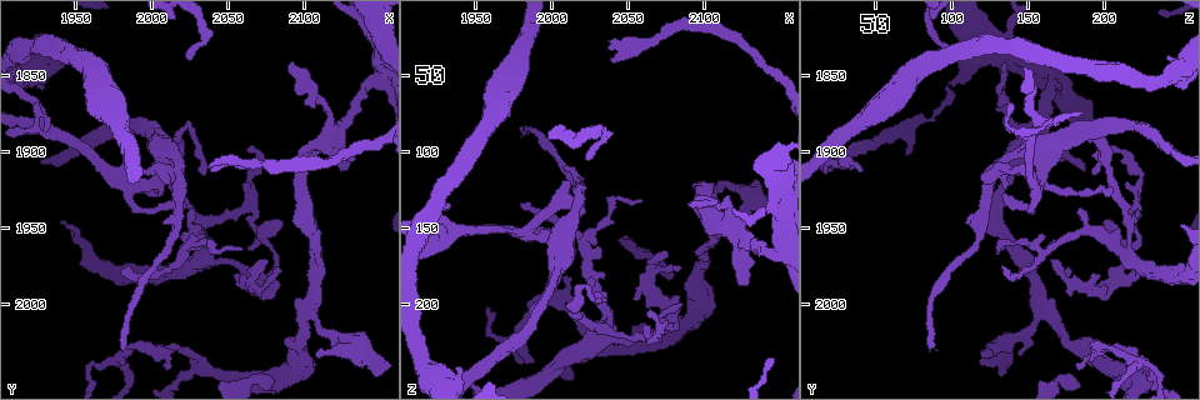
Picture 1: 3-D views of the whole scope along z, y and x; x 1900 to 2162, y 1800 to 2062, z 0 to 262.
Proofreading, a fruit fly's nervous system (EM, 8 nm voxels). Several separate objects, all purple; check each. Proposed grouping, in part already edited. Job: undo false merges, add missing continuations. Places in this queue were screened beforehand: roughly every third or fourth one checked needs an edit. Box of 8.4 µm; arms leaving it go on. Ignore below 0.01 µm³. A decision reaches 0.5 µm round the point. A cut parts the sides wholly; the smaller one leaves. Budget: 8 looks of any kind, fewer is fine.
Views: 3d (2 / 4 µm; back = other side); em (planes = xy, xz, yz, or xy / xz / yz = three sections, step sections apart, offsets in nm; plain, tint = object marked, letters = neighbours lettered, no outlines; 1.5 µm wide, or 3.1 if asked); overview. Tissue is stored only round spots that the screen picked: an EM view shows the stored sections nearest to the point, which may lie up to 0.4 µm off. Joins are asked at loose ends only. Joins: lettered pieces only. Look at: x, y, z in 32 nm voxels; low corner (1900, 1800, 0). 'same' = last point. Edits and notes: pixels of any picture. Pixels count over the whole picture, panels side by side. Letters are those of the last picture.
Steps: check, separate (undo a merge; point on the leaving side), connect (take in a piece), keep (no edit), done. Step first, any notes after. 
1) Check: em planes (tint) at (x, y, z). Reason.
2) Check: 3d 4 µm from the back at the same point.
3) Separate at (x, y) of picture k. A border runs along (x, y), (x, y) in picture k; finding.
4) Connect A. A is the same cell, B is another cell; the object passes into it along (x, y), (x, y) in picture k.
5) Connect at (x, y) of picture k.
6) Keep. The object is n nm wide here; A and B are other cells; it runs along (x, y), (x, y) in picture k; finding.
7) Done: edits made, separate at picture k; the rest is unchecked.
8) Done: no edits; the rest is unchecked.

Check: 3d 2 µm at (2018, 1928, 132). An open end.

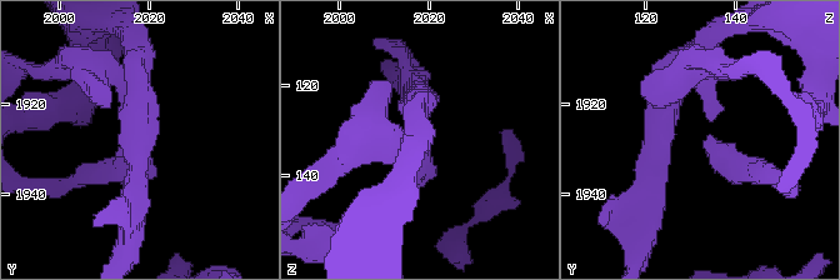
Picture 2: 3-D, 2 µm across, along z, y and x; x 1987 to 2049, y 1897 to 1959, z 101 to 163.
Check: em xy step 8 (letters) at (2016, 1929, 133). Now the EM.

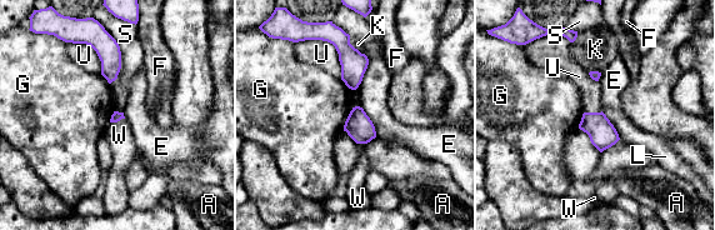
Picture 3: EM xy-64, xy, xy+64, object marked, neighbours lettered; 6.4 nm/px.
Keep. The longest contact is with S, 360 nm; A, E, F, G, K, L, S, U and W are other cells; a border runs along (124, 118), (110, 123) in picture 3; none of them fits.

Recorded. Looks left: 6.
Check: em xz step 8 (plain) at (2064, 1896, 204). Free end.

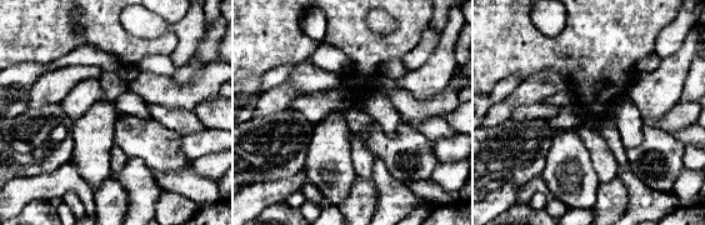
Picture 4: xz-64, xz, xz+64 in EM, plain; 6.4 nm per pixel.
Check: em xz step 8 (letters) at the same point. See the neighbours.

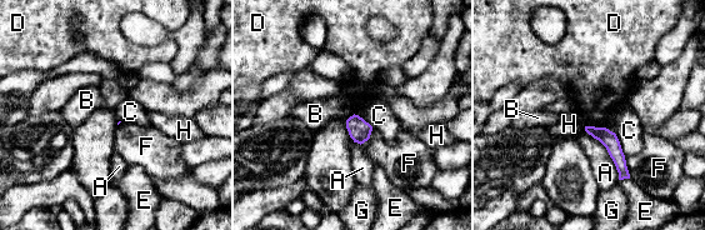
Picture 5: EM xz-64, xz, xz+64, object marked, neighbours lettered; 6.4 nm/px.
Keep. The longest contact is with A, 400 nm; A, B, C, D, E, F, G and H are other cells; none of them fits.

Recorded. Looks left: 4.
Check: em planes (tint) at (1984, 1926, 206). Branch stops here.

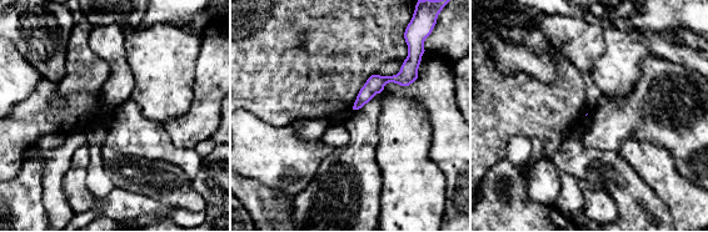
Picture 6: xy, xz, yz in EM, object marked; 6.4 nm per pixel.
Check: em planes (letters) at the same point.

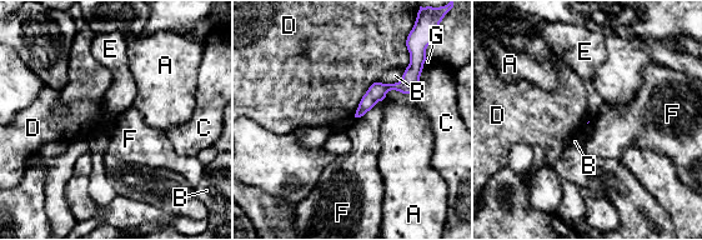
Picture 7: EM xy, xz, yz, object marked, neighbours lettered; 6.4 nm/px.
Keep. A, B, C, D, E, F and G are other cells; none of them fits.

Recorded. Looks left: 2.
Done: no edits; the rest is unchecked.

